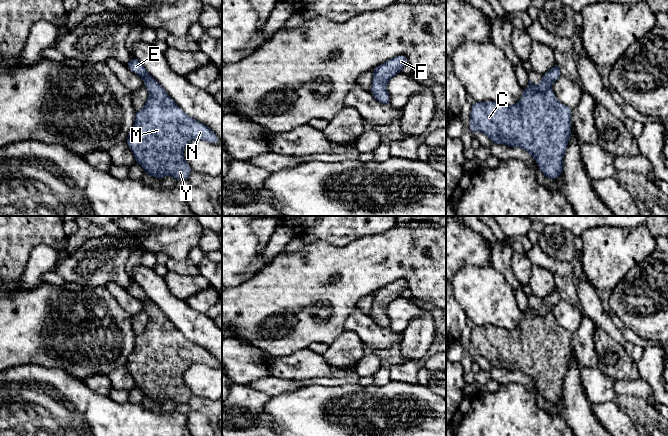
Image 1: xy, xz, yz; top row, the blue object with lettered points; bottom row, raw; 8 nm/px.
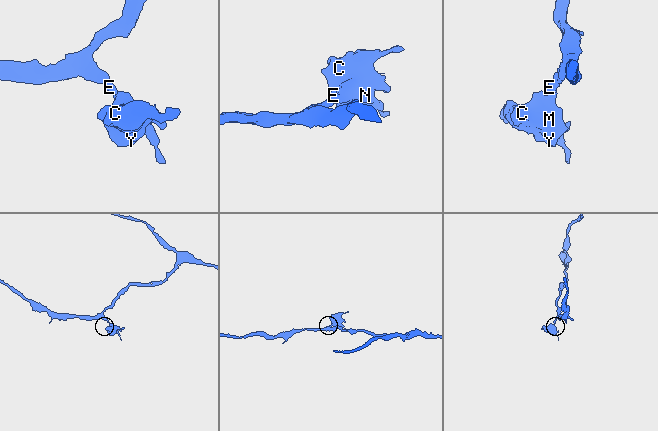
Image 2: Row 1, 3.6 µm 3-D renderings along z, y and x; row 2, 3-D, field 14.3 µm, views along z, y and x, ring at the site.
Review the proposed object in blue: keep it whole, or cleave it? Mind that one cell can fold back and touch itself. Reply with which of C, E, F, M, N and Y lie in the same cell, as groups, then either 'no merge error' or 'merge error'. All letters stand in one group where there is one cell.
C E F M N Y; no merge error

